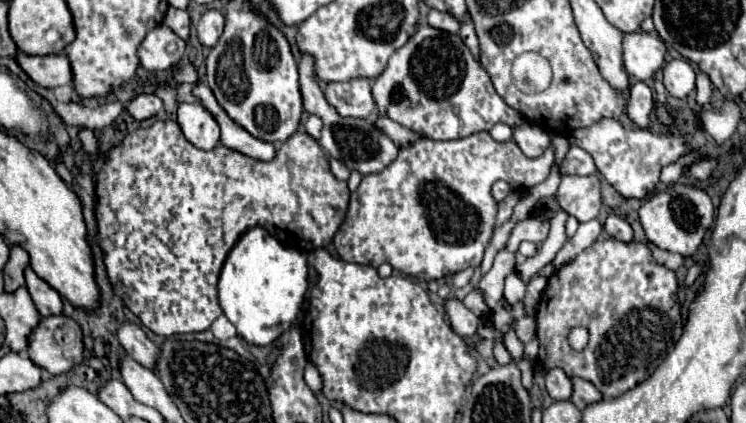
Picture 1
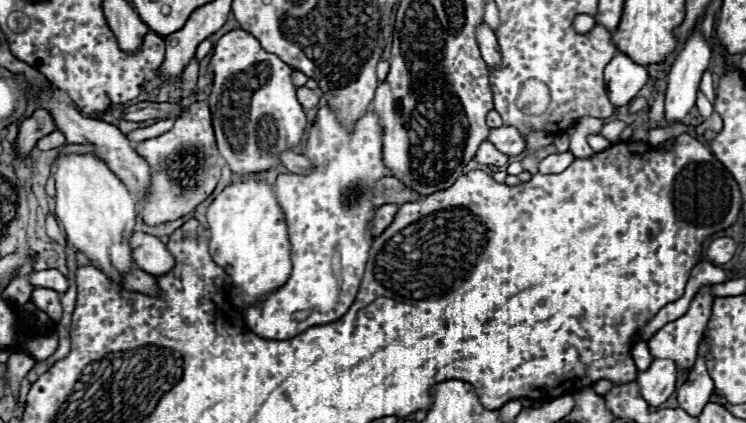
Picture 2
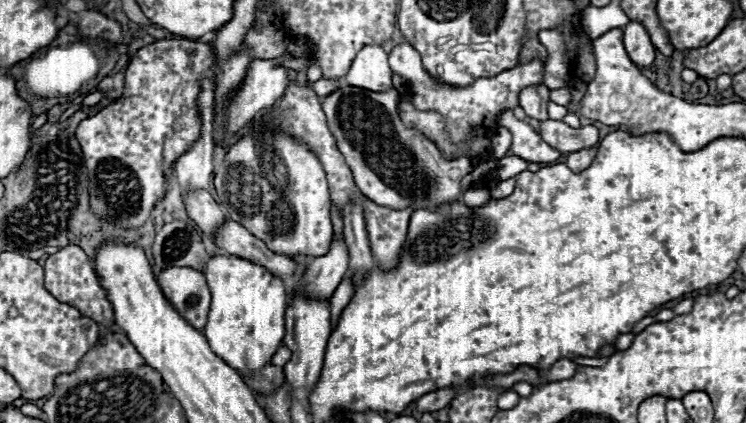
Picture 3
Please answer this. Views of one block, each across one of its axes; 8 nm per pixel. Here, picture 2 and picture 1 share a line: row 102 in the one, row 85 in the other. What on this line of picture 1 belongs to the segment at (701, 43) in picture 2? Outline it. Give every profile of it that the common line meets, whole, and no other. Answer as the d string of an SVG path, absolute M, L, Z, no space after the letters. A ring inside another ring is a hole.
M670 60L664 68L664 86L674 96L684 100L694 90L694 70L686 60Z

